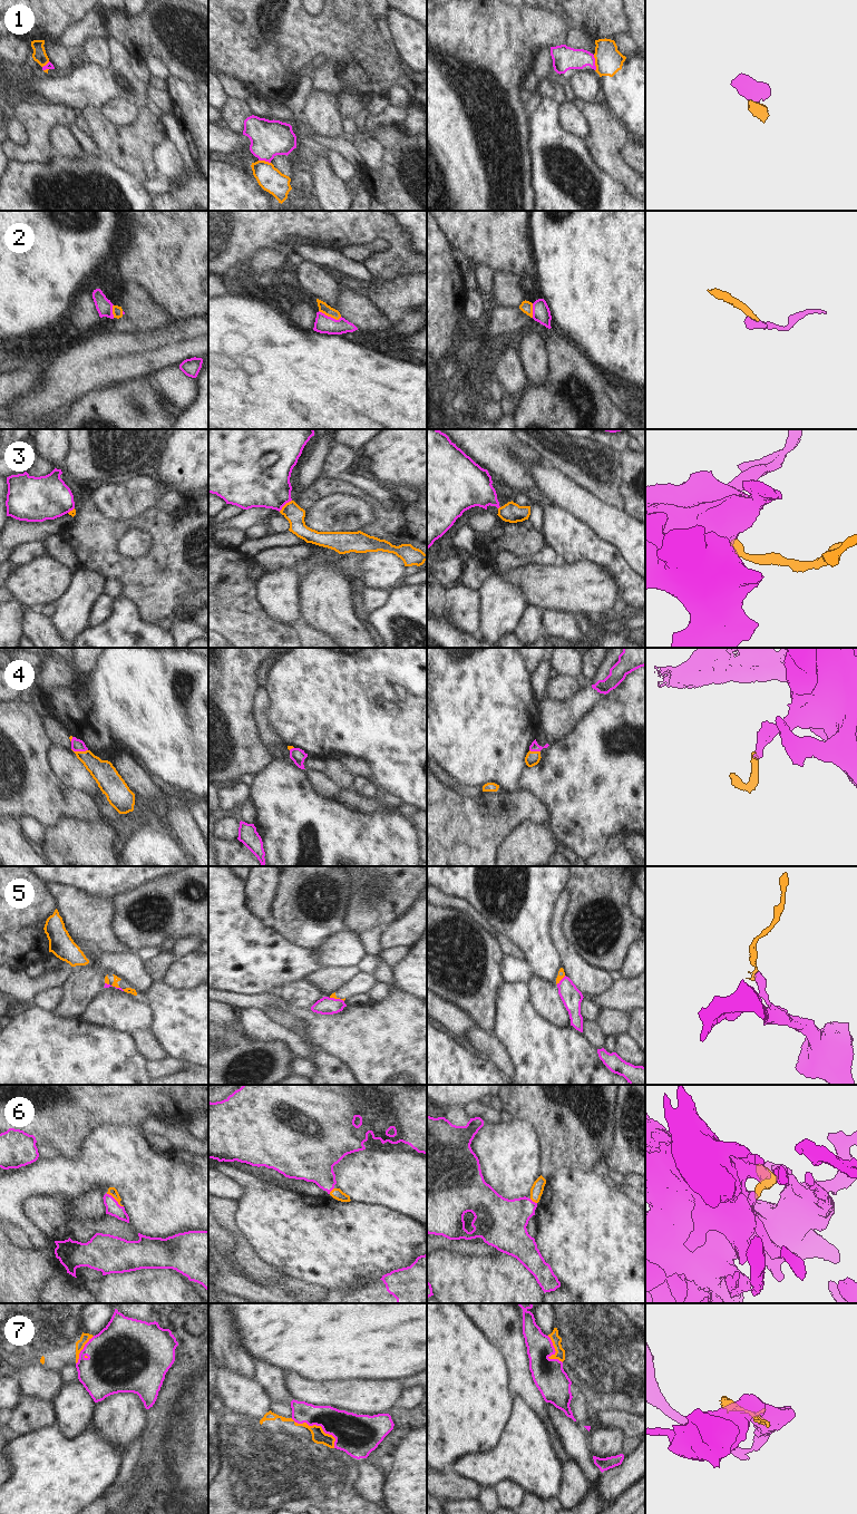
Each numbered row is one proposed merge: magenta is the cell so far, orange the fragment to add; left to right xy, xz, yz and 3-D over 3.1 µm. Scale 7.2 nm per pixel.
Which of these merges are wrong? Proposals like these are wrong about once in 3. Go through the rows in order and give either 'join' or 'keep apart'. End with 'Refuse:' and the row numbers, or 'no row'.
1: keep apart
2: join
3: keep apart
4: join
5: keep apart
6: join
7: keep apart
Refuse: 1, 3, 5, 7

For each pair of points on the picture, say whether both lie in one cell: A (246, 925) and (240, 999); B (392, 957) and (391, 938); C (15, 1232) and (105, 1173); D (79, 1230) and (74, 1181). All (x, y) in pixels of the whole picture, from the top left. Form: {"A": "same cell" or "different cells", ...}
{"A": "different cells", "B": "different cells", "C": "different cells", "D": "different cells"}

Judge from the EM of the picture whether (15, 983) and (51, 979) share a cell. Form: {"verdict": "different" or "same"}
{"verdict": "same"}

